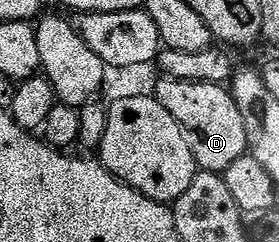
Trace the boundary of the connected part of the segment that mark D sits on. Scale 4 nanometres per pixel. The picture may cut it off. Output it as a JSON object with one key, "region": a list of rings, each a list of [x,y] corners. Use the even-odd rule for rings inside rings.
{"region":[[[160,77],[154,97],[184,130],[184,136],[200,171],[222,173],[230,169],[230,165],[233,161],[238,161],[238,157],[249,154],[246,124],[243,123],[242,113],[227,86]]]}

